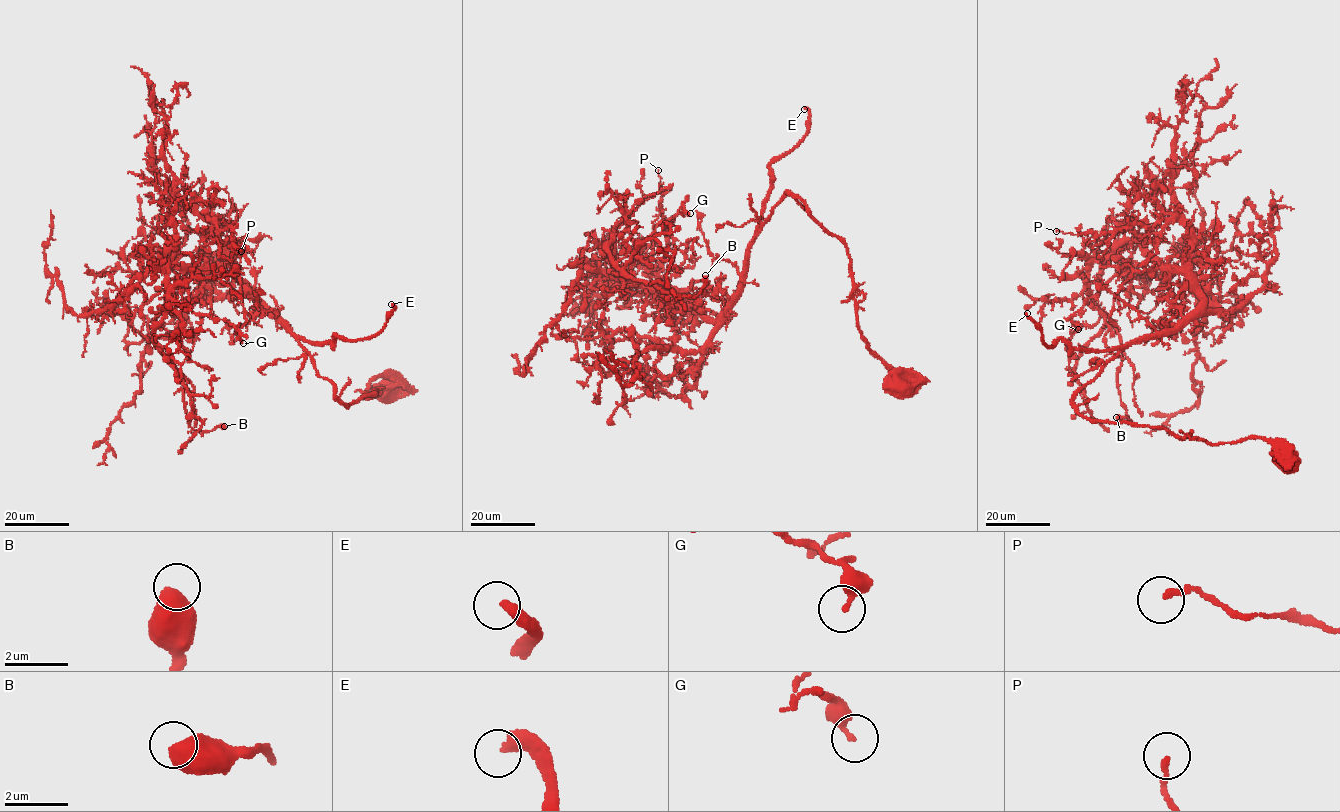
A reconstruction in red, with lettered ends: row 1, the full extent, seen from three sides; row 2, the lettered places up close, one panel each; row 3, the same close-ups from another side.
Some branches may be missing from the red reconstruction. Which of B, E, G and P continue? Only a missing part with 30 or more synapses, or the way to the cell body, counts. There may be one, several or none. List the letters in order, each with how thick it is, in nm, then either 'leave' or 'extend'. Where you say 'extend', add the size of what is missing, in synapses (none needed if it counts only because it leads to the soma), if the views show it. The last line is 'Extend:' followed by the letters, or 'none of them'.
B: 750 nm thick; leave
E: 400 nm thick; extend; about 550 synapses
G: 360 nm thick; leave
P: 160 nm thick; leave
Extend: E

